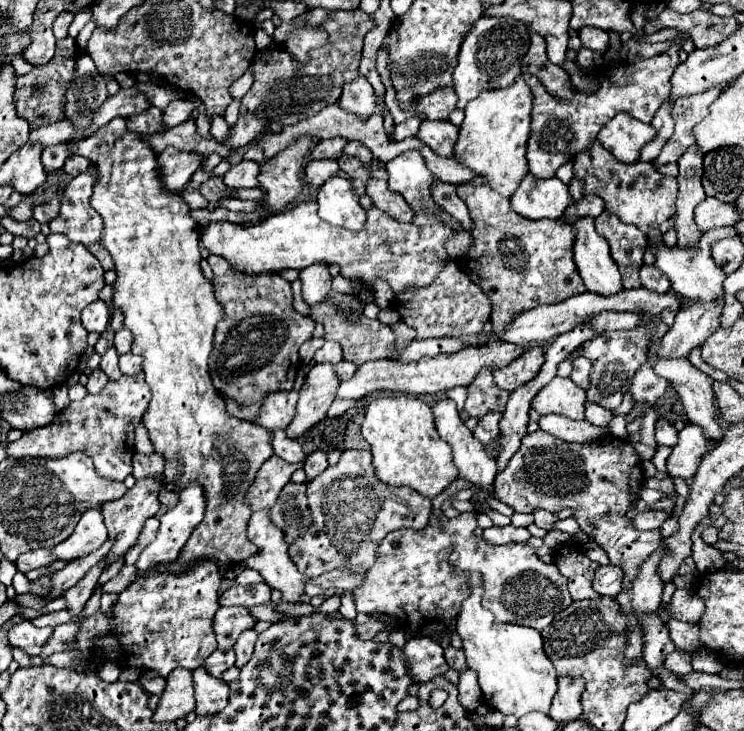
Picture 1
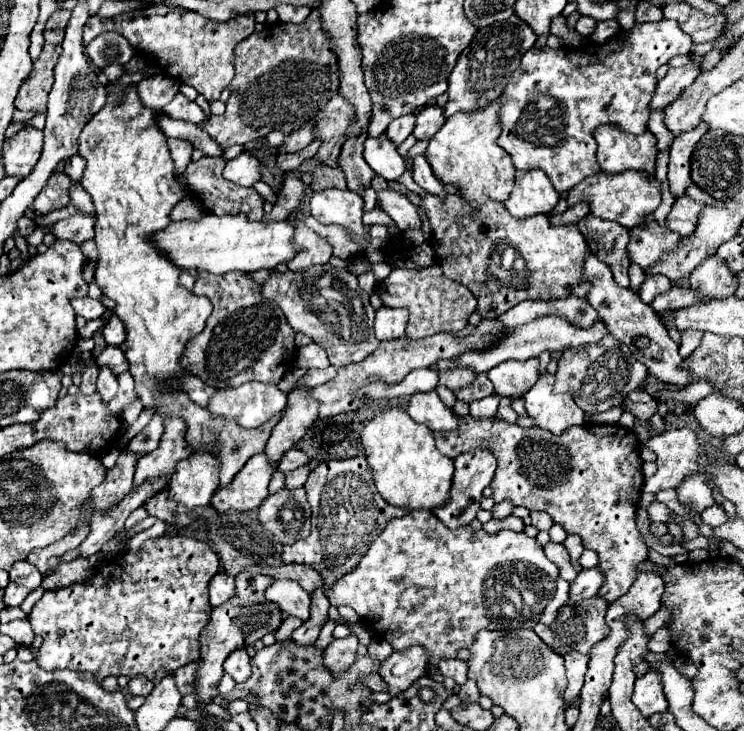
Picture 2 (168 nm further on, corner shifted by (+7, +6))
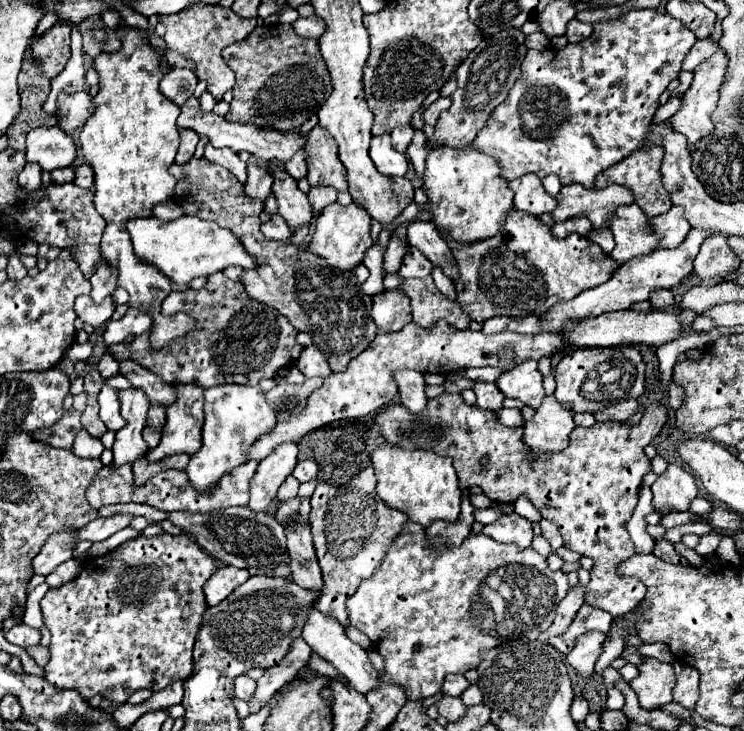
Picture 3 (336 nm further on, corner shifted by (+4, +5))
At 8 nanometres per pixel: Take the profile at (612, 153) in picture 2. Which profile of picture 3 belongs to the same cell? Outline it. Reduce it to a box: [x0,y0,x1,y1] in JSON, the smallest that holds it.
[595,148,671,218]

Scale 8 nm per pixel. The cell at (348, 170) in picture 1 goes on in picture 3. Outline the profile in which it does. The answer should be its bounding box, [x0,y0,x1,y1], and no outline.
[309,186,337,212]

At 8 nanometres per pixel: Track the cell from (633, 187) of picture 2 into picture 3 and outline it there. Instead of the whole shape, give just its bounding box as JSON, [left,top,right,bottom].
[551,184,633,228]

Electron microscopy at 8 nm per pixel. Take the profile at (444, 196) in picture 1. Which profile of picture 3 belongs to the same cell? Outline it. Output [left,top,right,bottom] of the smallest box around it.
[407,130,427,176]

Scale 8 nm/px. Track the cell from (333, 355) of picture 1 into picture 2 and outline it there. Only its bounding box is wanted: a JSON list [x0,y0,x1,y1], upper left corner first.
[296,343,328,369]

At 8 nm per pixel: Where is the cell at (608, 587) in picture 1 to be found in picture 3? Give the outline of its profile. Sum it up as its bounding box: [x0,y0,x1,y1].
[539,586,583,644]

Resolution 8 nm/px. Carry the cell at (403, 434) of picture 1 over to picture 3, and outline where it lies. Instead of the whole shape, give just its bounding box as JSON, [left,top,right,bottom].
[373,444,461,526]

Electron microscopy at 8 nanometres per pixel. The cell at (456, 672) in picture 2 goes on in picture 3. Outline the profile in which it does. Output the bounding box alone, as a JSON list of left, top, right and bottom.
[443,674,469,696]

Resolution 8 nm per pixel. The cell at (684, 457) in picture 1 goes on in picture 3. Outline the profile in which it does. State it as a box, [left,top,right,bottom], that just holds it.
[651,464,697,512]

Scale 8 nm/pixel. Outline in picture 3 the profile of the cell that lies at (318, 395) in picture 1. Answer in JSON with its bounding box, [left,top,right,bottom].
[249,442,297,512]

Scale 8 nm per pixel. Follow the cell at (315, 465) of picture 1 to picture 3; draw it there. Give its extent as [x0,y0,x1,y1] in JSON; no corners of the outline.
[277,476,299,502]

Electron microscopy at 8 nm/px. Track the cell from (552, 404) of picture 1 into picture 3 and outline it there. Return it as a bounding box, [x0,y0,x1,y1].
[523,396,575,456]

